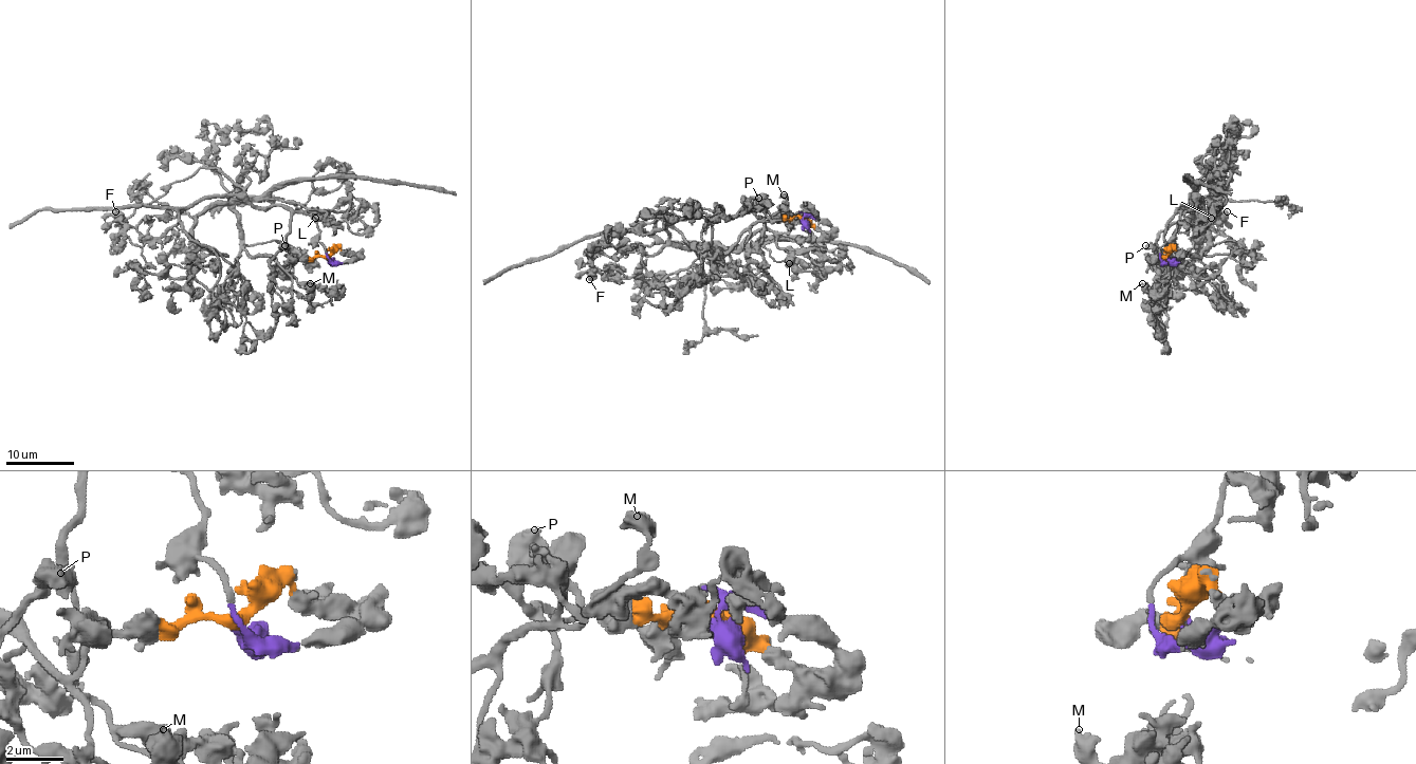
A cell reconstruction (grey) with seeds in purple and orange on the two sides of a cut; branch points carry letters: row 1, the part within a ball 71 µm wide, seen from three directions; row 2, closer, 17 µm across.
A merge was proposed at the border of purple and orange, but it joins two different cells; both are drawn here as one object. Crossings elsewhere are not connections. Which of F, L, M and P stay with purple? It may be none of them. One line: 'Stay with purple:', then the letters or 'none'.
Stay with purple: L, P

